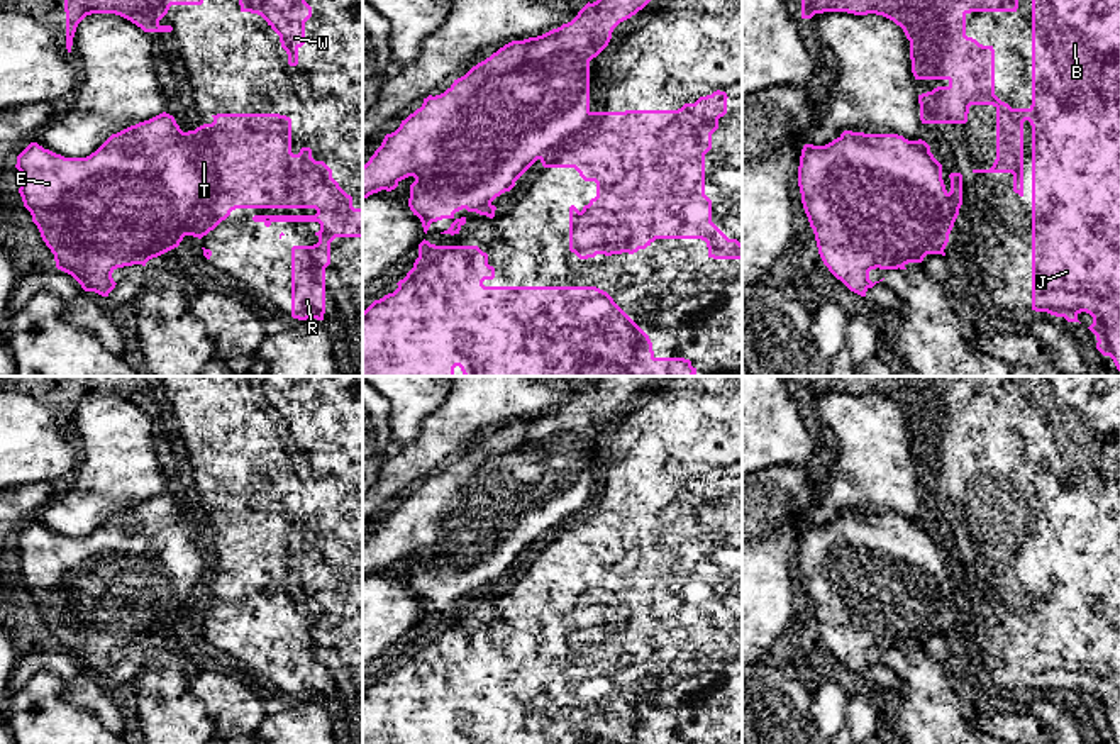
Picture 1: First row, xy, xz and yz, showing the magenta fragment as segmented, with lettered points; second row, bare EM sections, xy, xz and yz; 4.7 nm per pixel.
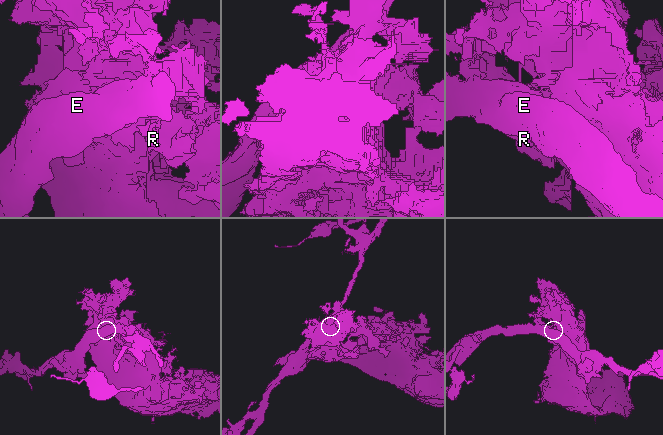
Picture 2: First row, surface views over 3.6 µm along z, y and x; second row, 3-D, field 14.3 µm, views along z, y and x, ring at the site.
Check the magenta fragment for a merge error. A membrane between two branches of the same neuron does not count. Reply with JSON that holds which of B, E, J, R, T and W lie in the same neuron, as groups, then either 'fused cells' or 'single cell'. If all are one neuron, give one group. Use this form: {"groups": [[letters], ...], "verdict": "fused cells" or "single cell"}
{"groups": [["B", "J", "R", "T", "W"], ["E"]], "verdict": "fused cells"}

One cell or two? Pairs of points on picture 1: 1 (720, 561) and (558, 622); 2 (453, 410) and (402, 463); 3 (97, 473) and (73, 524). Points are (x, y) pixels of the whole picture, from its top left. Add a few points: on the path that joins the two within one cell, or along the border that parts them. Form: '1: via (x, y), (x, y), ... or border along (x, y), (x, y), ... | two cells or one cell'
1: via (683, 566), (620, 570), (598, 587) | one cell
2: via (448, 426), (417, 456) | one cell
3: via (97, 485), (95, 495), (78, 512) | one cell

